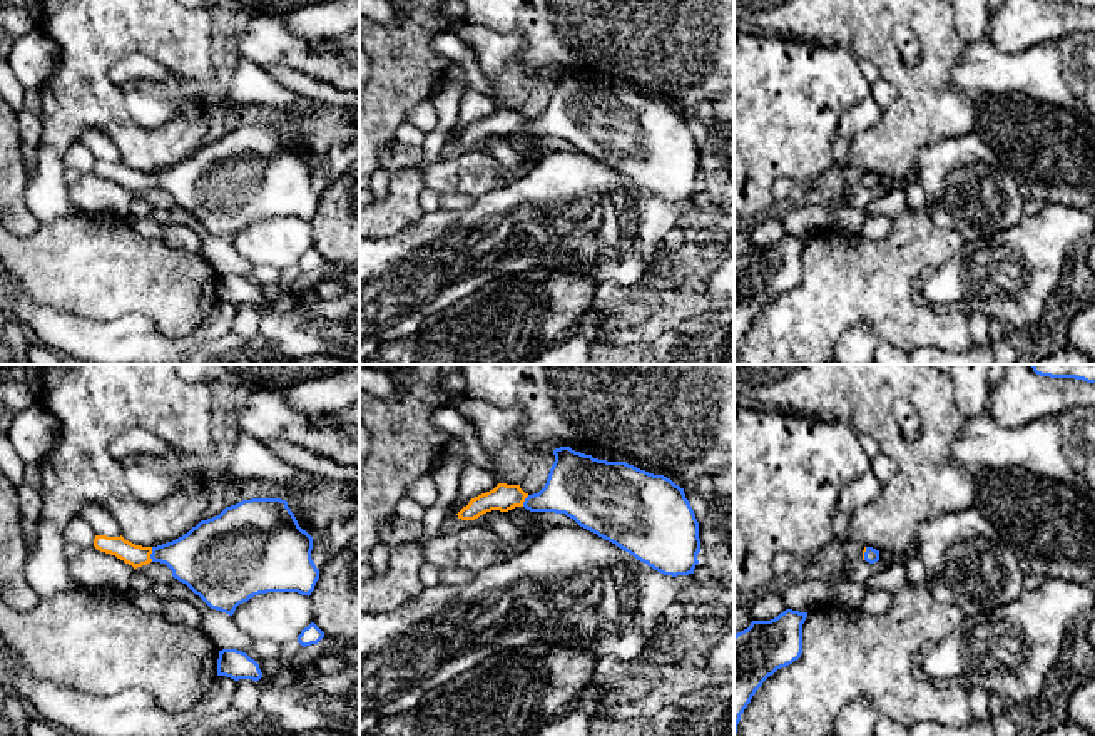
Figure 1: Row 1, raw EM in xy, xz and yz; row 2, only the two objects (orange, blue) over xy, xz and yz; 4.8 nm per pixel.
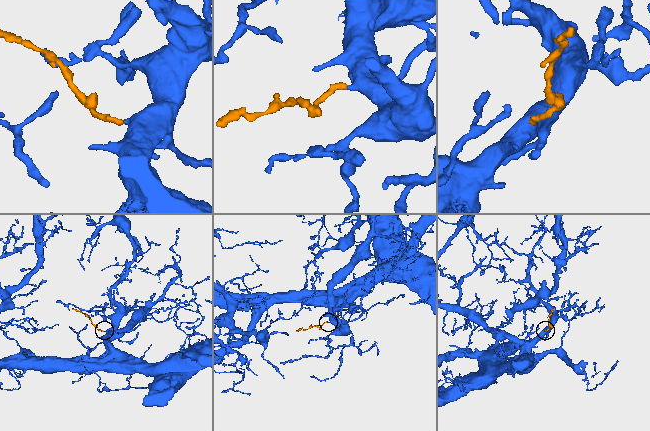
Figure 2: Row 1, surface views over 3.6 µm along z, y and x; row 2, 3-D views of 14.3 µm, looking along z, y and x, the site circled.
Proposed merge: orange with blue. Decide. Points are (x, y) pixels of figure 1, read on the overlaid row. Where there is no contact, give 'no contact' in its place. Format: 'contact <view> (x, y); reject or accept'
contact xy (151, 552); accept

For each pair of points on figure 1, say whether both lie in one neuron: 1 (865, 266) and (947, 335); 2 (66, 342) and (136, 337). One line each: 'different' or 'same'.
1: same
2: same

